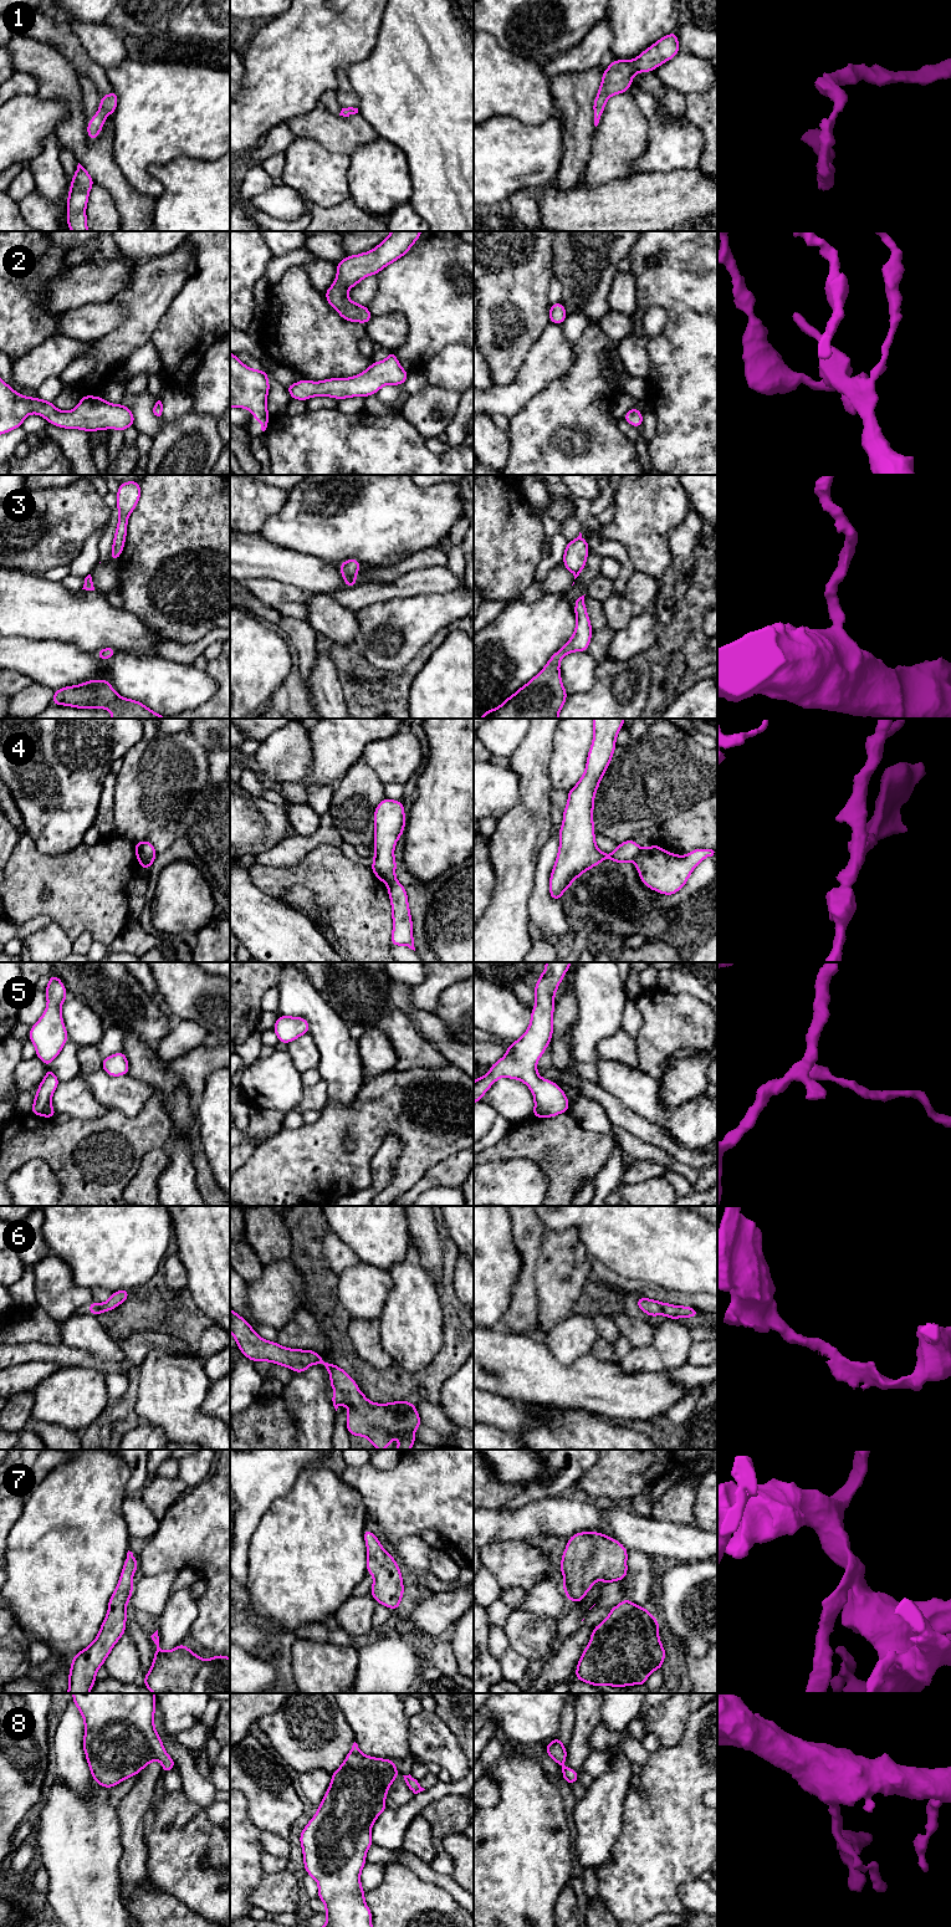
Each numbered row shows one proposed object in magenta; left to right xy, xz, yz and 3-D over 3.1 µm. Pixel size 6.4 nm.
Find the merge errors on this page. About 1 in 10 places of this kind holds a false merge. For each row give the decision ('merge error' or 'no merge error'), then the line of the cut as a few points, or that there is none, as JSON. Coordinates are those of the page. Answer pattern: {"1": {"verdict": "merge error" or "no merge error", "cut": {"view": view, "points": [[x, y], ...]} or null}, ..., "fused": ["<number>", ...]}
{"1": {"verdict": "no merge error", "cut": null}, "2": {"verdict": "no merge error", "cut": null}, "3": {"verdict": "no merge error", "cut": null}, "4": {"verdict": "merge error", "cut": {"view": "yz", "points": [[642, 849], [634, 860]]}}, "5": {"verdict": "no merge error", "cut": null}, "6": {"verdict": "no merge error", "cut": null}, "7": {"verdict": "no merge error", "cut": null}, "8": {"verdict": "no merge error", "cut": null}, "fused": ["4"]}

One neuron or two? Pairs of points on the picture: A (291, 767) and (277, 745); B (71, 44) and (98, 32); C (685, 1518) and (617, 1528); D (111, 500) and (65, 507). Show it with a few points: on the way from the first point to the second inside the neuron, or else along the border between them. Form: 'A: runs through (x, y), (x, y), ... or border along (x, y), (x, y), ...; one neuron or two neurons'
A: runs through (291, 762), (282, 750); one neuron
B: border along (65, 16), (77, 40), (97, 64); two neurons
C: border along (650, 1517), (658, 1521), (693, 1524); two neurons
D: border along (102, 497), (110, 509); two neurons

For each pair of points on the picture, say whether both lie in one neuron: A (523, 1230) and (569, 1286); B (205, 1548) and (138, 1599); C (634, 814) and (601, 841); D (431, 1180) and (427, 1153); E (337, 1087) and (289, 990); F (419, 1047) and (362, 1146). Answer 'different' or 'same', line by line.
A: different
B: different
C: different
D: different
E: same
F: different

